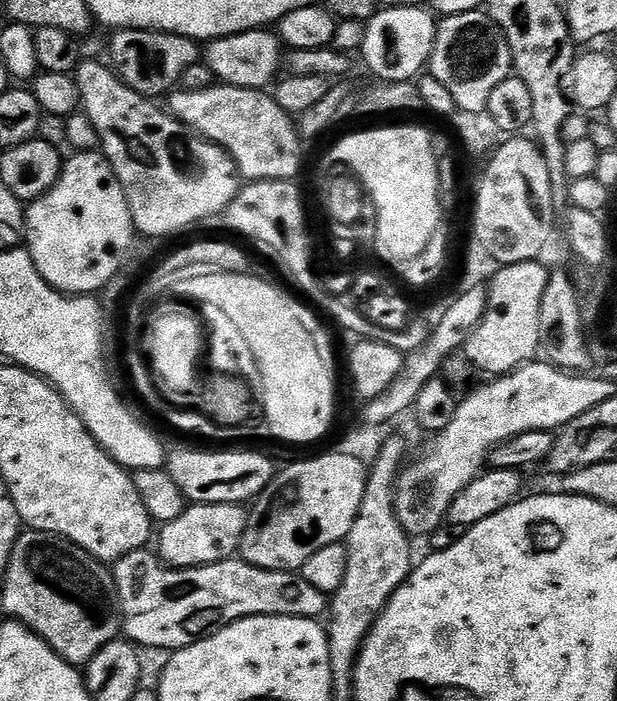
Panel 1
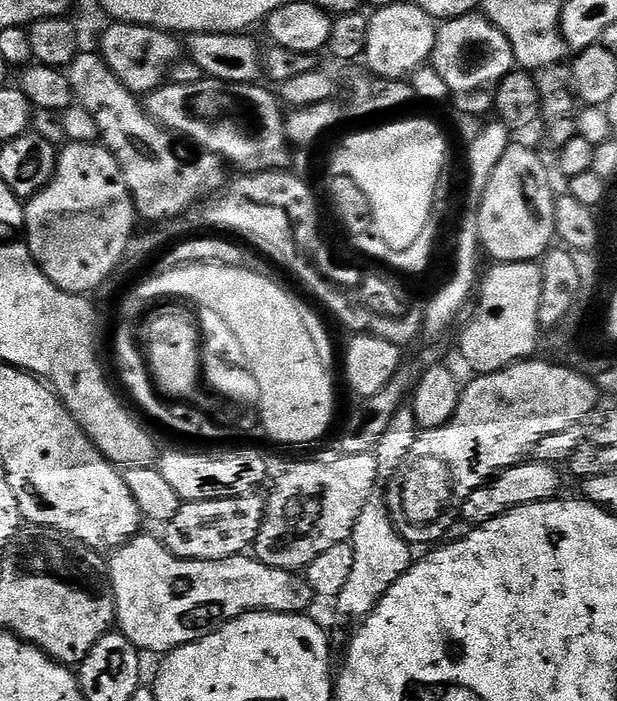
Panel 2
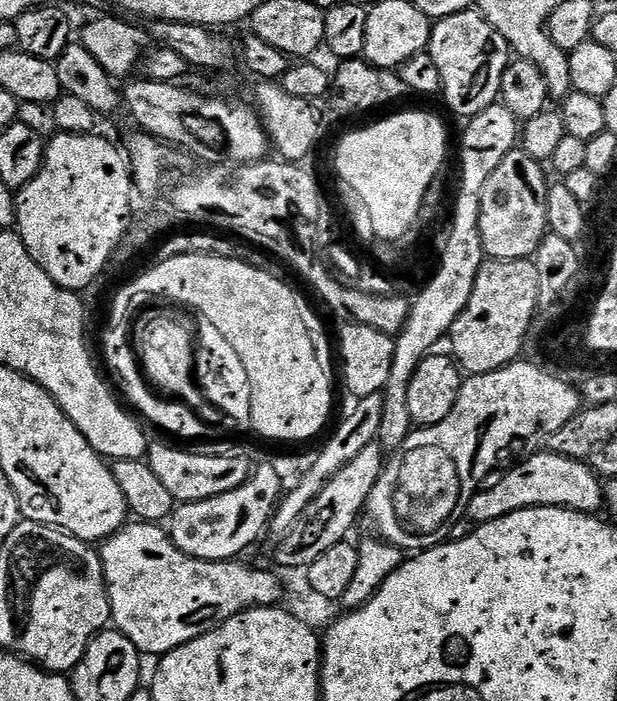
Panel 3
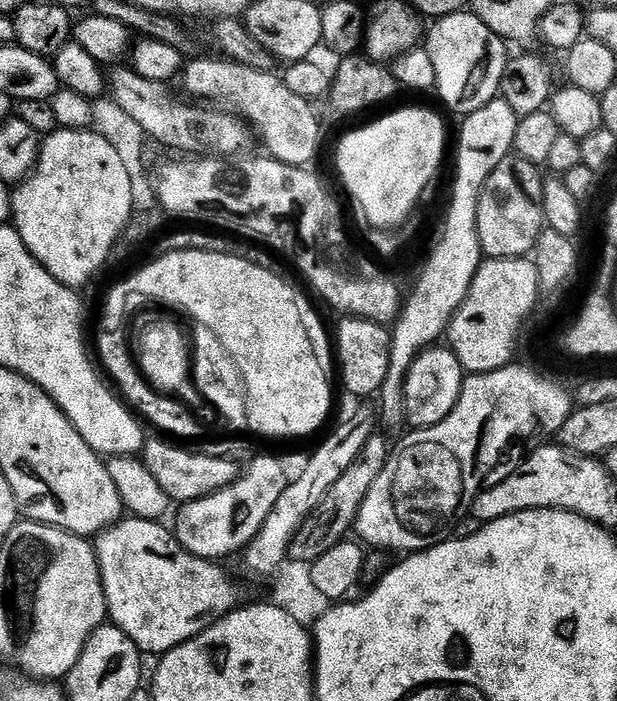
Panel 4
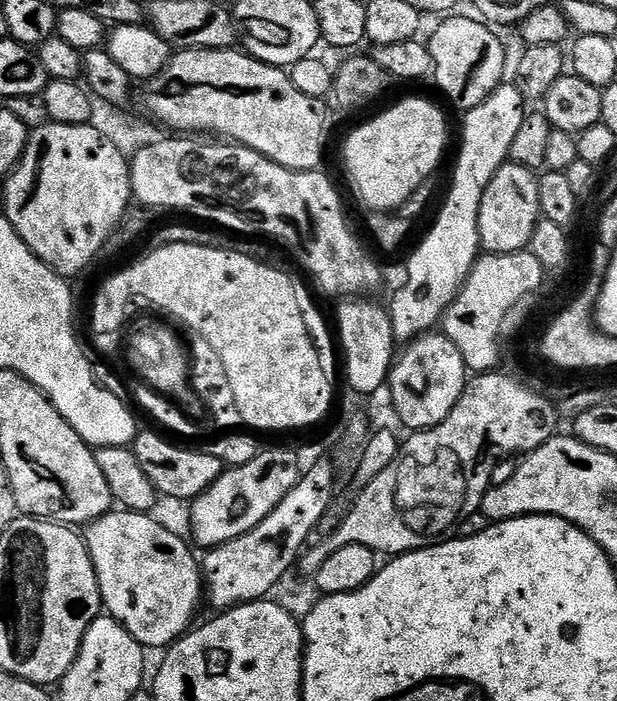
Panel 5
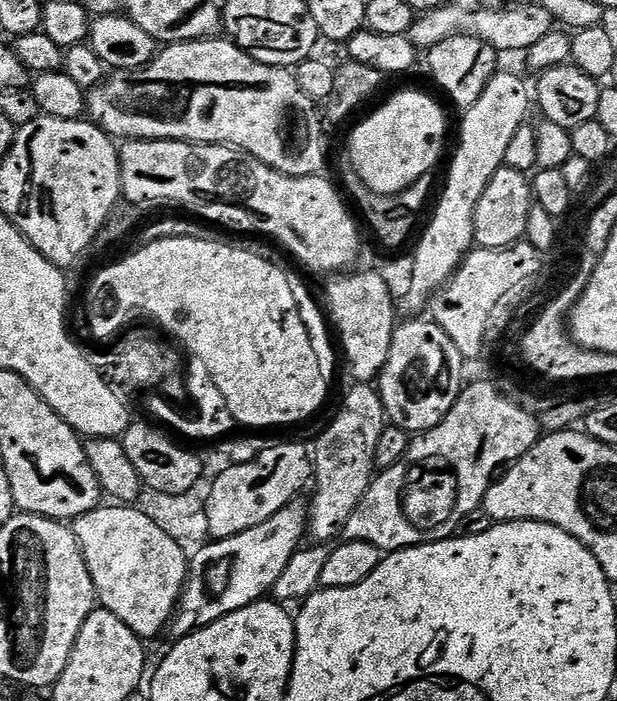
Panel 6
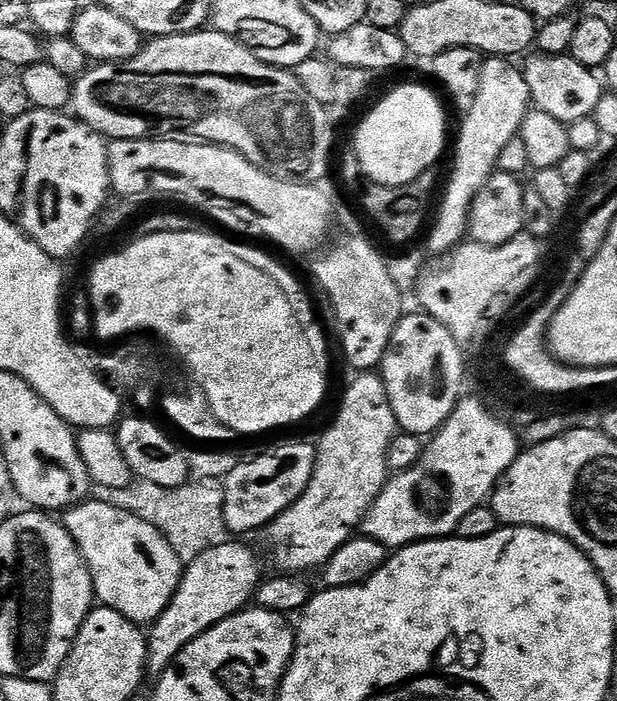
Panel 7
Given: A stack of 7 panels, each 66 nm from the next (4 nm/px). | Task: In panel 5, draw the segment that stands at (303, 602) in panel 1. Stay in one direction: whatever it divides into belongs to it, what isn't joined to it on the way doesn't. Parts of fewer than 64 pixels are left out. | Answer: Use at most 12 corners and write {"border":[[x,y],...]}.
{"border":[[149,513],[87,525],[100,599],[145,649],[193,627],[202,568]]}

